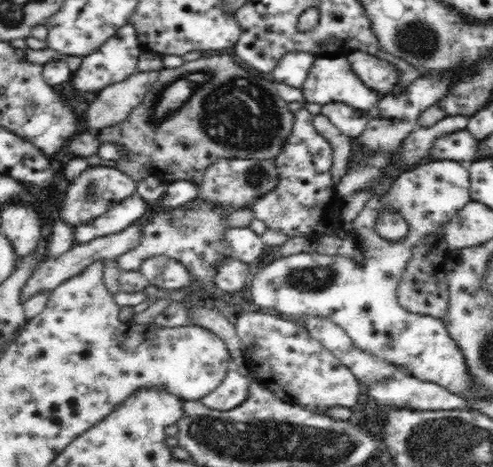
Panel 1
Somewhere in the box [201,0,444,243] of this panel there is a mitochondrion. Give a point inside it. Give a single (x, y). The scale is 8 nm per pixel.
(416, 37)

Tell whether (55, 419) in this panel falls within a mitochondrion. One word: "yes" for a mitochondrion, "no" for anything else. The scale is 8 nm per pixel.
no

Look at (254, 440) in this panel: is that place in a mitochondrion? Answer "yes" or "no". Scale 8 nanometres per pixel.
yes

